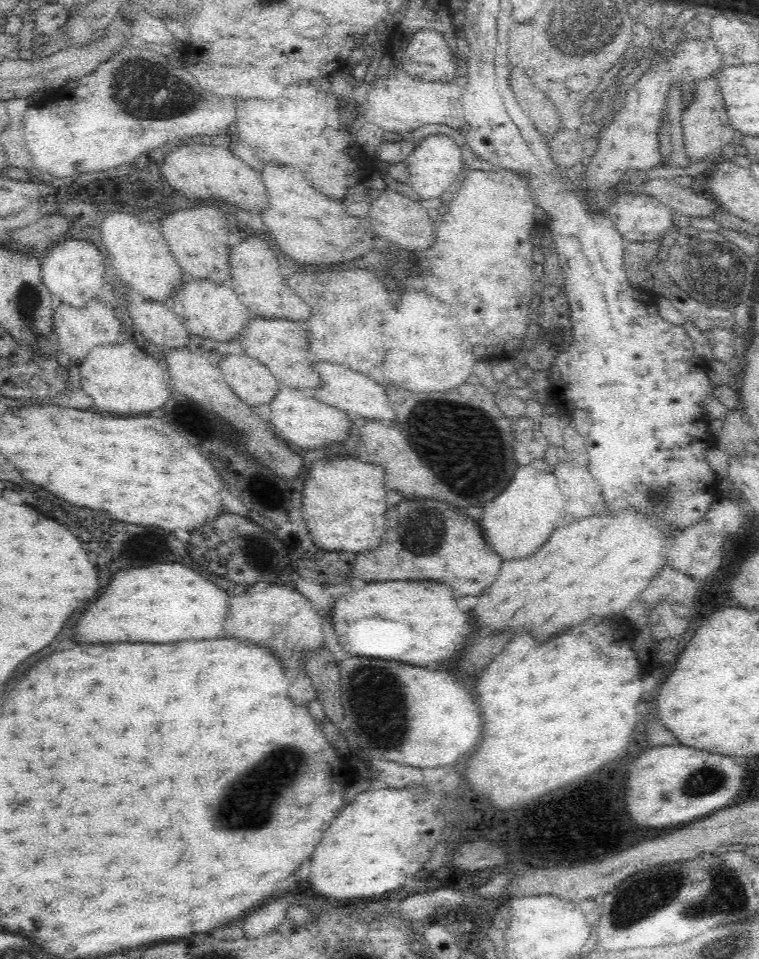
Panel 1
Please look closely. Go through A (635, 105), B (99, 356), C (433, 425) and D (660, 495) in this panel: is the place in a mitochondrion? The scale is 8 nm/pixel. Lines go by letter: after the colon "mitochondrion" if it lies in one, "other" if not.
A: other
B: other
C: mitochondrion
D: mitochondrion

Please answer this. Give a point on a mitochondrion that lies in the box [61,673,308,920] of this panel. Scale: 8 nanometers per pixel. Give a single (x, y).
(232, 811)

